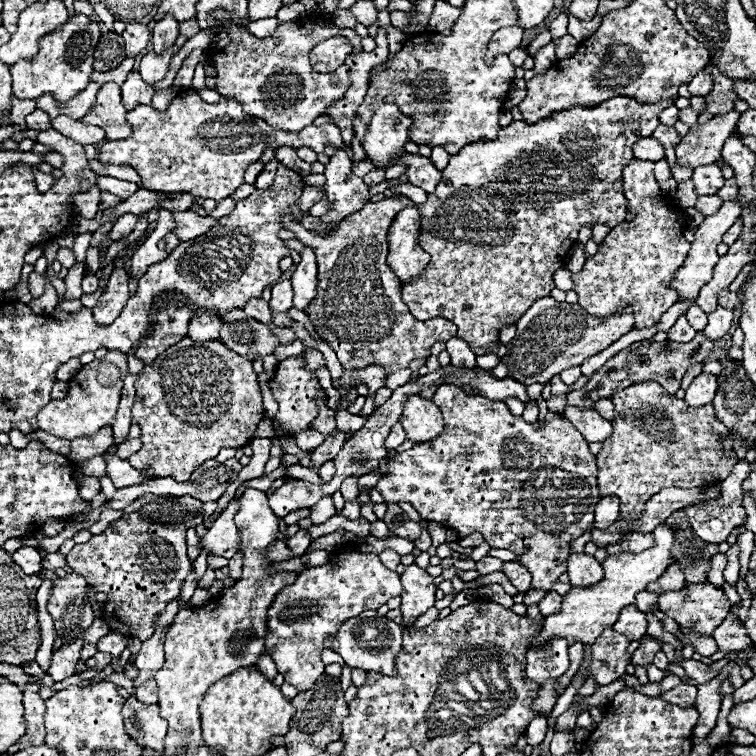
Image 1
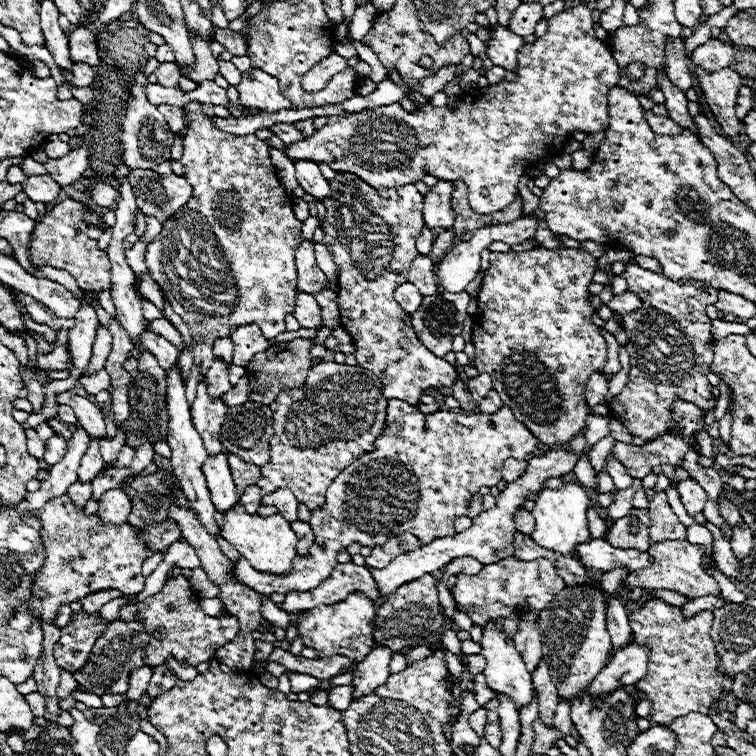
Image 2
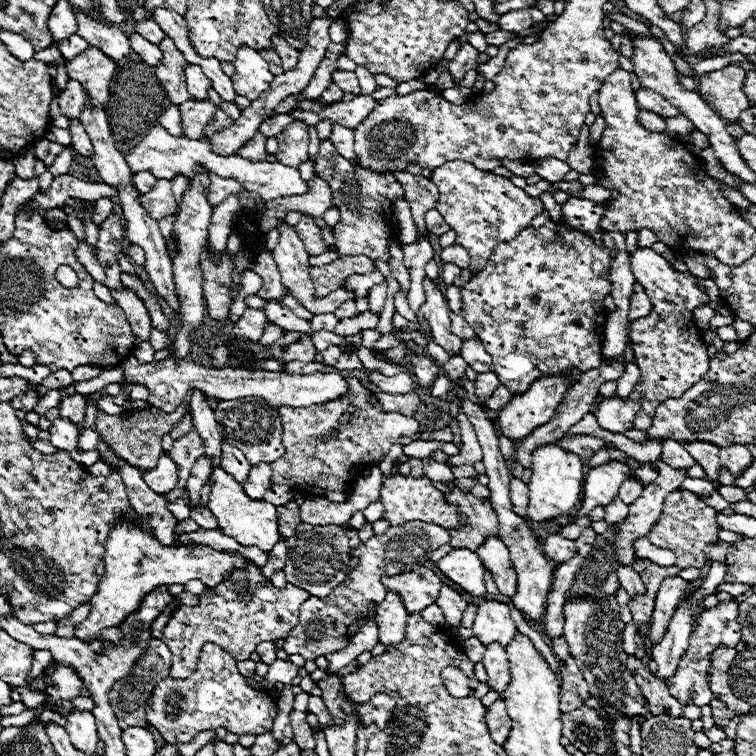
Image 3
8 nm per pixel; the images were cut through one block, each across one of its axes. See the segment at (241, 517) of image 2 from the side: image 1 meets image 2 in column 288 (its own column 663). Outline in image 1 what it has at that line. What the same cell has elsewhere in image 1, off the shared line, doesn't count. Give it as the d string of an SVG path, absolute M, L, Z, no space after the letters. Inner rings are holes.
M660 524L658 528L652 530L652 534L656 538L656 546L640 554L622 552L616 556L608 556L602 562L604 580L600 580L600 584L592 584L592 588L570 588L570 592L562 600L562 608L558 610L558 614L546 616L542 630L536 636L528 638L528 648L530 650L542 648L544 644L550 644L554 638L566 638L568 646L574 642L594 644L604 628L614 626L620 610L630 606L634 602L634 596L646 590L646 586L652 580L660 578L664 574L664 568L674 562L670 556L670 548L674 544L674 530L668 528L666 524Z

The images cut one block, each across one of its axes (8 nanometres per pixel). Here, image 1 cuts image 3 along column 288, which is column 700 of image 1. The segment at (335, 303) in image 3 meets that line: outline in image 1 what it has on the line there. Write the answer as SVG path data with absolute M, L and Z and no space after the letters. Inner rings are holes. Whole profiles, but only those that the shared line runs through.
M724 202L722 208L720 208L714 216L708 216L708 218L698 226L688 258L684 260L684 264L676 270L676 276L672 278L672 288L674 288L676 294L678 294L678 302L696 300L696 298L698 298L698 292L702 290L702 286L706 286L708 280L712 280L714 266L716 266L718 258L720 258L720 256L716 254L716 246L722 242L724 232L740 218L740 212L742 212L742 206L740 206L740 204L736 204L736 202Z

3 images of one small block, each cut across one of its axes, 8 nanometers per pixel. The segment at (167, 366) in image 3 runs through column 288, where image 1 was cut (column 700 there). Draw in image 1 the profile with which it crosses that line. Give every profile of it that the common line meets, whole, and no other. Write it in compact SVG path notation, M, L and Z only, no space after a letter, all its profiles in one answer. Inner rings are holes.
M702 372L700 376L696 376L690 386L686 388L686 398L684 402L692 408L700 408L708 402L714 400L716 396L716 390L718 390L718 378L714 374L706 374Z

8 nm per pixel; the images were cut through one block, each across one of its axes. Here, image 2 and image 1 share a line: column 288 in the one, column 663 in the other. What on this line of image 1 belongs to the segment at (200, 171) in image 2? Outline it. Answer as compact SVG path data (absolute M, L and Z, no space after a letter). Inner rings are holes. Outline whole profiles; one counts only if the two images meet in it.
M634 158L632 162L626 164L626 168L624 168L624 194L630 202L628 208L636 214L636 220L624 222L622 226L612 228L610 234L598 246L598 252L586 260L586 264L582 266L582 270L578 274L572 274L570 278L574 282L574 292L578 294L578 304L588 314L612 316L612 314L624 310L626 306L630 306L634 310L634 316L636 316L634 328L652 328L660 320L660 316L678 300L676 292L670 288L670 280L672 280L676 268L680 268L680 264L684 264L684 258L688 256L690 244L684 240L686 216L684 216L682 208L668 204L668 198L660 192L658 184L654 180L654 164L648 160Z

